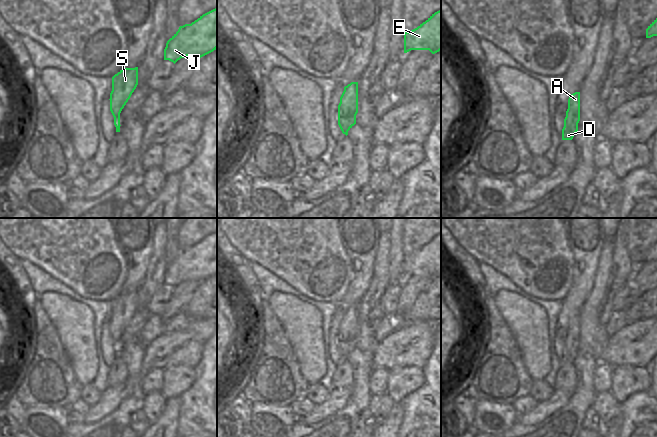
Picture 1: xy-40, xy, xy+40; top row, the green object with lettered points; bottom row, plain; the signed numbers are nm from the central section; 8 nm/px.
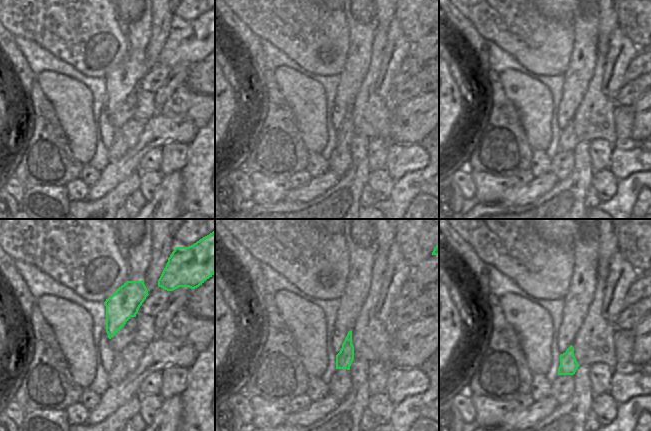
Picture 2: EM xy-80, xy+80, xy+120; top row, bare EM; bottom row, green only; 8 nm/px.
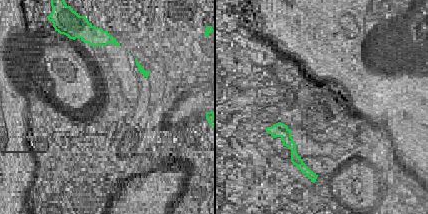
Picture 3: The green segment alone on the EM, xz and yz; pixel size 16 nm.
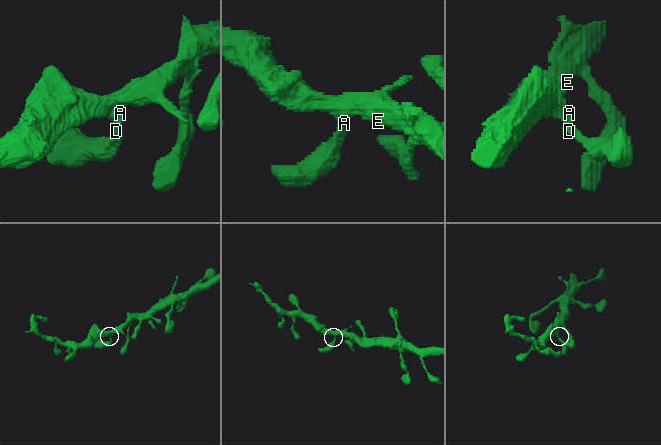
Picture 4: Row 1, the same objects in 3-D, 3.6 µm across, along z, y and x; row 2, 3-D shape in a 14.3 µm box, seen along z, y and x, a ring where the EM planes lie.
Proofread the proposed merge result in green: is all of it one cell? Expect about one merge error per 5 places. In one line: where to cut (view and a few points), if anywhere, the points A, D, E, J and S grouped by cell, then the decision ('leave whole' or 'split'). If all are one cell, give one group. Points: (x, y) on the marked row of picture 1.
cut none; groups A D E J S; leave whole

